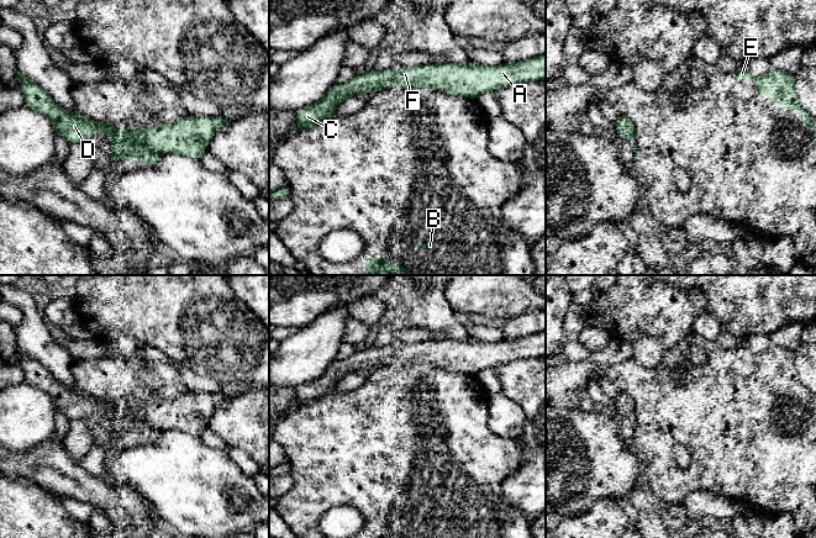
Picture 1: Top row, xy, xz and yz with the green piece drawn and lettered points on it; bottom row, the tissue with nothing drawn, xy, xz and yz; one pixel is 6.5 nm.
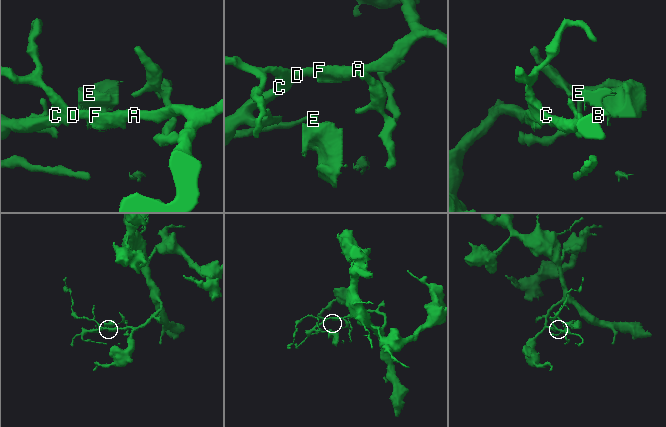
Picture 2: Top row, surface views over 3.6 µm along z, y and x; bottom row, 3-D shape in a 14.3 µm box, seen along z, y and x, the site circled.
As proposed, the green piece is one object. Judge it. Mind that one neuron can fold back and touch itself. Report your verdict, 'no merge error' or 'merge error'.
merge error

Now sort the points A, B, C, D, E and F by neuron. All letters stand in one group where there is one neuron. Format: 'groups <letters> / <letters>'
groups A C D F / B E

